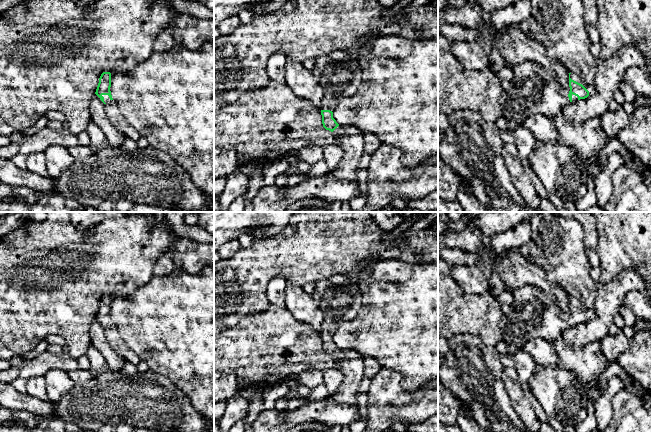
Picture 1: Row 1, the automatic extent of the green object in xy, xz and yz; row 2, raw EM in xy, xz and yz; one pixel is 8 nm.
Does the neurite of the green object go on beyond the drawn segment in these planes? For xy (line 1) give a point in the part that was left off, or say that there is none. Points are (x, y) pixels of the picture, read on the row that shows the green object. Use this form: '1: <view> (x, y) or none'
1: xy (107, 100)

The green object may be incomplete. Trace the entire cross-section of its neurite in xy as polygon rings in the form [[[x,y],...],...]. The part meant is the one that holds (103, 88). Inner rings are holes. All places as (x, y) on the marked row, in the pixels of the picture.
[[[103,72],[99,78],[99,83],[95,94],[100,98],[104,104],[110,104],[113,101],[111,91],[111,73]]]

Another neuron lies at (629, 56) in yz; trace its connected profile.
[[[626,45],[603,64],[597,66],[594,79],[596,92],[585,99],[571,102],[561,109],[565,118],[575,124],[585,123],[594,117],[601,117],[609,101],[623,80],[623,72],[630,67],[643,67],[646,58],[635,45]]]

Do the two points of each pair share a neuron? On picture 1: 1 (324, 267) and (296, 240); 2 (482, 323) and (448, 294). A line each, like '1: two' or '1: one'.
1: one
2: one

